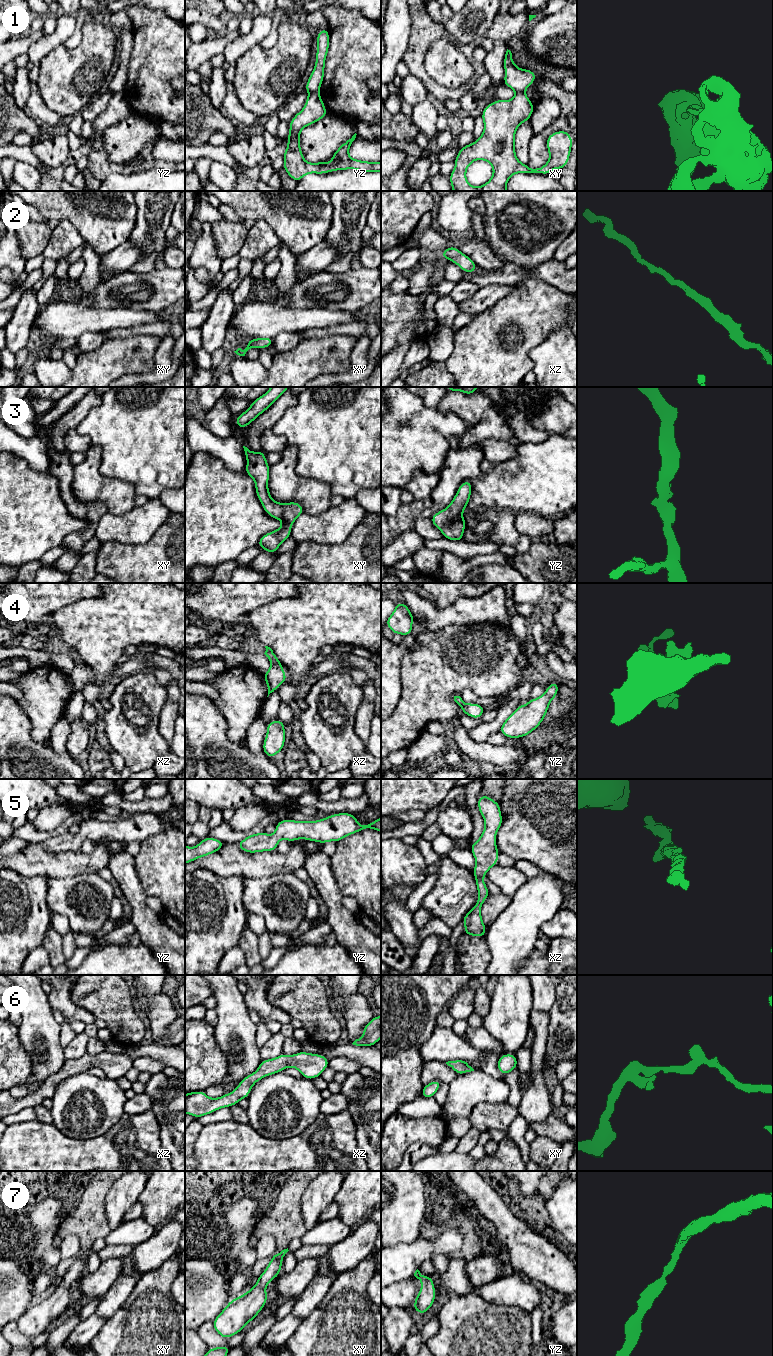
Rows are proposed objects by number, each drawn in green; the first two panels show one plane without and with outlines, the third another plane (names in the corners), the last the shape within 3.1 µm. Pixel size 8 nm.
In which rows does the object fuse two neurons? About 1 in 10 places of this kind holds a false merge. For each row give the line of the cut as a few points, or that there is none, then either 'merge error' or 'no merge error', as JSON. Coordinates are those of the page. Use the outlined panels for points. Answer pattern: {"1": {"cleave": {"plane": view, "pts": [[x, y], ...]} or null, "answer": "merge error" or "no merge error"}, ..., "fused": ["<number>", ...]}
{"1": {"cleave": {"plane": "yz", "pts": [[318, 91], [309, 93]]}, "answer": "merge error"}, "2": {"cleave": null, "answer": "no merge error"}, "3": {"cleave": null, "answer": "no merge error"}, "4": {"cleave": null, "answer": "no merge error"}, "5": {"cleave": null, "answer": "no merge error"}, "6": {"cleave": null, "answer": "no merge error"}, "7": {"cleave": null, "answer": "no merge error"}, "fused": ["1"]}

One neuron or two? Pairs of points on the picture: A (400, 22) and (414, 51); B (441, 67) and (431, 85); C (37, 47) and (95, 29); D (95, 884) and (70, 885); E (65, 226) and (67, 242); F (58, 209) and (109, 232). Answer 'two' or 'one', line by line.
A: two
B: two
C: two
D: one
E: one
F: one

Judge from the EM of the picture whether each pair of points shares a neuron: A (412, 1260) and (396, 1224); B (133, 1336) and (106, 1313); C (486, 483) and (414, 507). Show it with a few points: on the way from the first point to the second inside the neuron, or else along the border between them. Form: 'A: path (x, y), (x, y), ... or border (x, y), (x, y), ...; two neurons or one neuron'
A: border (420, 1236), (410, 1243), (396, 1243), (391, 1246); two neurons
B: border (126, 1299), (106, 1320); two neurons
C: border (482, 474), (472, 482); two neurons

